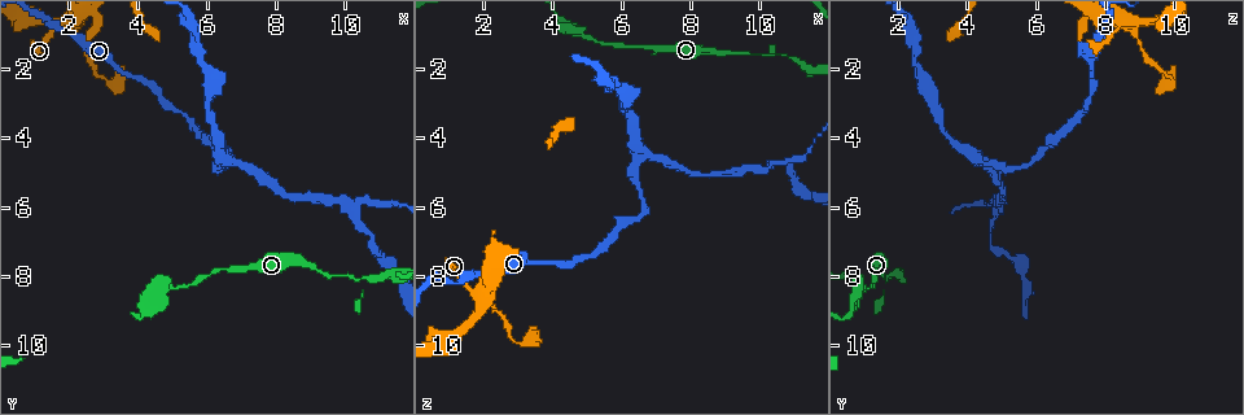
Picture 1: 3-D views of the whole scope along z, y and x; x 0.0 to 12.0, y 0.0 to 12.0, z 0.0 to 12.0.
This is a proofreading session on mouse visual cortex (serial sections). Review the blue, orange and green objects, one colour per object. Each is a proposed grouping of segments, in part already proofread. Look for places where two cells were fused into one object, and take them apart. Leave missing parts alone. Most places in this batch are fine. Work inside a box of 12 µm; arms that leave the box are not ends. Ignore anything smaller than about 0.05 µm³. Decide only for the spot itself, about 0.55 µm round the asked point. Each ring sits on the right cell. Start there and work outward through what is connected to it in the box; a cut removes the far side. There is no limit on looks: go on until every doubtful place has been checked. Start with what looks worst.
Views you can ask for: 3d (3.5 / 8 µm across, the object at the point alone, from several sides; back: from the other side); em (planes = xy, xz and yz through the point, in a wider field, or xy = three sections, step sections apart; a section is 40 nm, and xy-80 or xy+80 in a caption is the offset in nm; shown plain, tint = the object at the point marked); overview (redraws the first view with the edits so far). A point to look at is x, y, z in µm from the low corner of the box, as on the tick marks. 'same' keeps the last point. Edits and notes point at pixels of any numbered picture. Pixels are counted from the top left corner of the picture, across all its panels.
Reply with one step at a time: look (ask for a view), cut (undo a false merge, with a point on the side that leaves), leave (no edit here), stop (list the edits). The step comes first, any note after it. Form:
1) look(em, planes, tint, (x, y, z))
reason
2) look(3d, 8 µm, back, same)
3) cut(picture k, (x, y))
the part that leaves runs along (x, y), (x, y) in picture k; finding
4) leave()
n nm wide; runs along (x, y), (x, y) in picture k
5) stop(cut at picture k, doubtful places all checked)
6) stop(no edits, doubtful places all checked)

look(em, xy, step 5, tint, (10.6, 8.1, 1.6))
a narrow waist

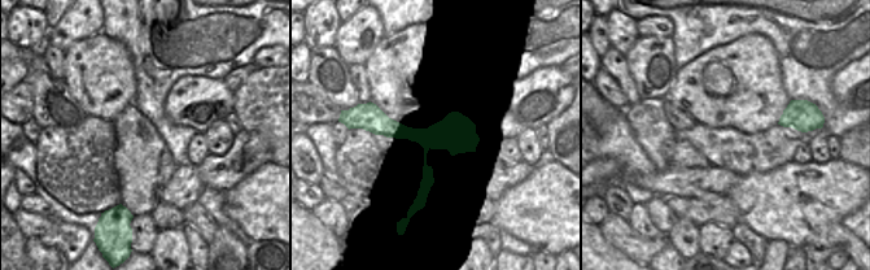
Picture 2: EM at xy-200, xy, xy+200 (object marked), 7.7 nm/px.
look(3d, 3.5 µm, same)

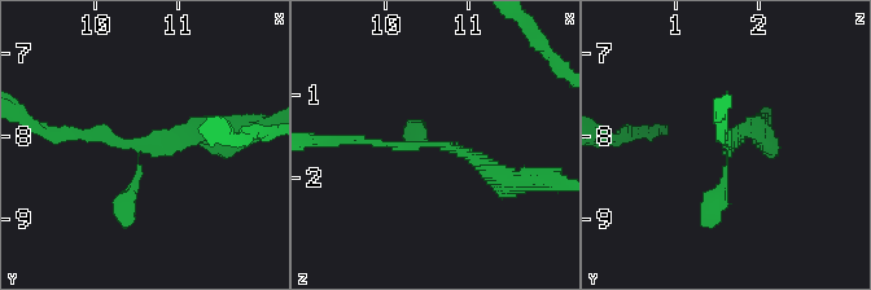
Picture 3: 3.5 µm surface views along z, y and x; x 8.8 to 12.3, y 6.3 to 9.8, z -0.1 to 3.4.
leave()
one cell here

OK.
look(3d, 3.5 µm, (6.5, 4.7, 4.8))
sharp bend

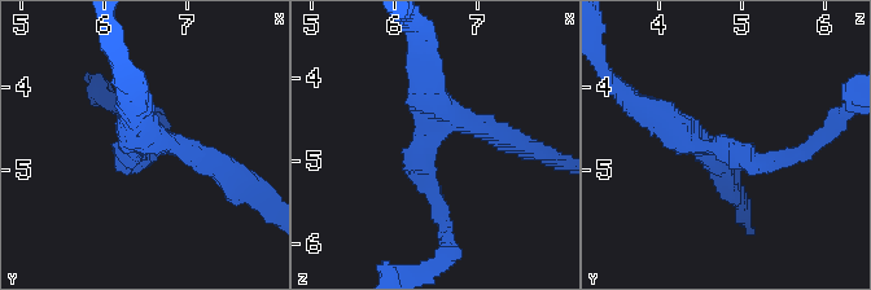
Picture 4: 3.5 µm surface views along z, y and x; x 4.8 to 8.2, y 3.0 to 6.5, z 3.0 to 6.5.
look(em, planes, tint, (6.50, 4.75, 4.70))
now the EM

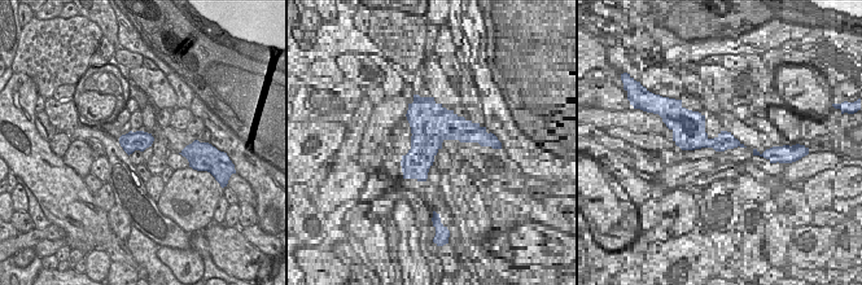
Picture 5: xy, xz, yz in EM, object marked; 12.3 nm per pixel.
look(em, xy, step 3, tint, same)

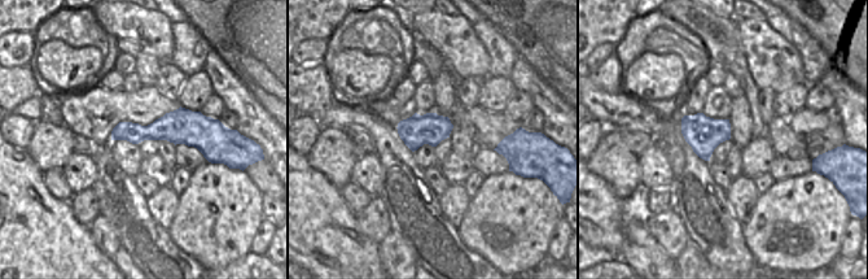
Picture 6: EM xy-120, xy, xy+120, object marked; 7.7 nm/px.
leave()
runs along (209, 127), (166, 127), (114, 136) in picture 6; one cell here

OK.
look(3d, 3.5 µm, (10.1, 5.9, 4.9))
side arm on a straight run

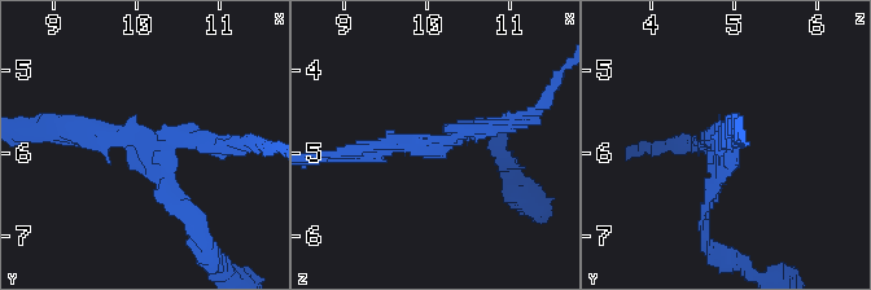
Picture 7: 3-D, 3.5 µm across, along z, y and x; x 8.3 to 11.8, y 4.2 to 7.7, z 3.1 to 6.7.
look(em, xy, step 3, tint, (10.15, 5.95, 4.90))

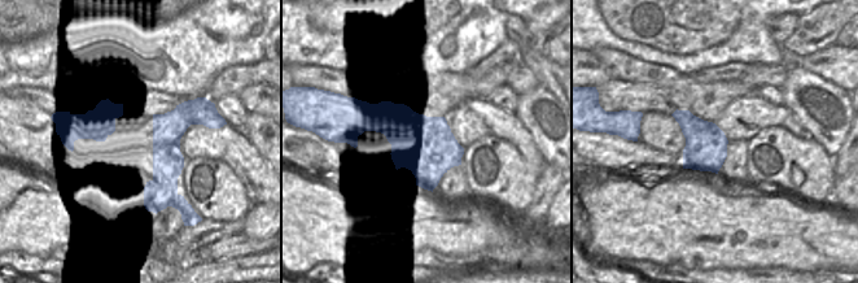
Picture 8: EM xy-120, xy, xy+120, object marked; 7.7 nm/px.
leave()
3 arms; runs along (65, 131), (138, 143), (193, 219) in picture 7; all the same cell

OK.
stop(no edits, doubtful places all checked)

